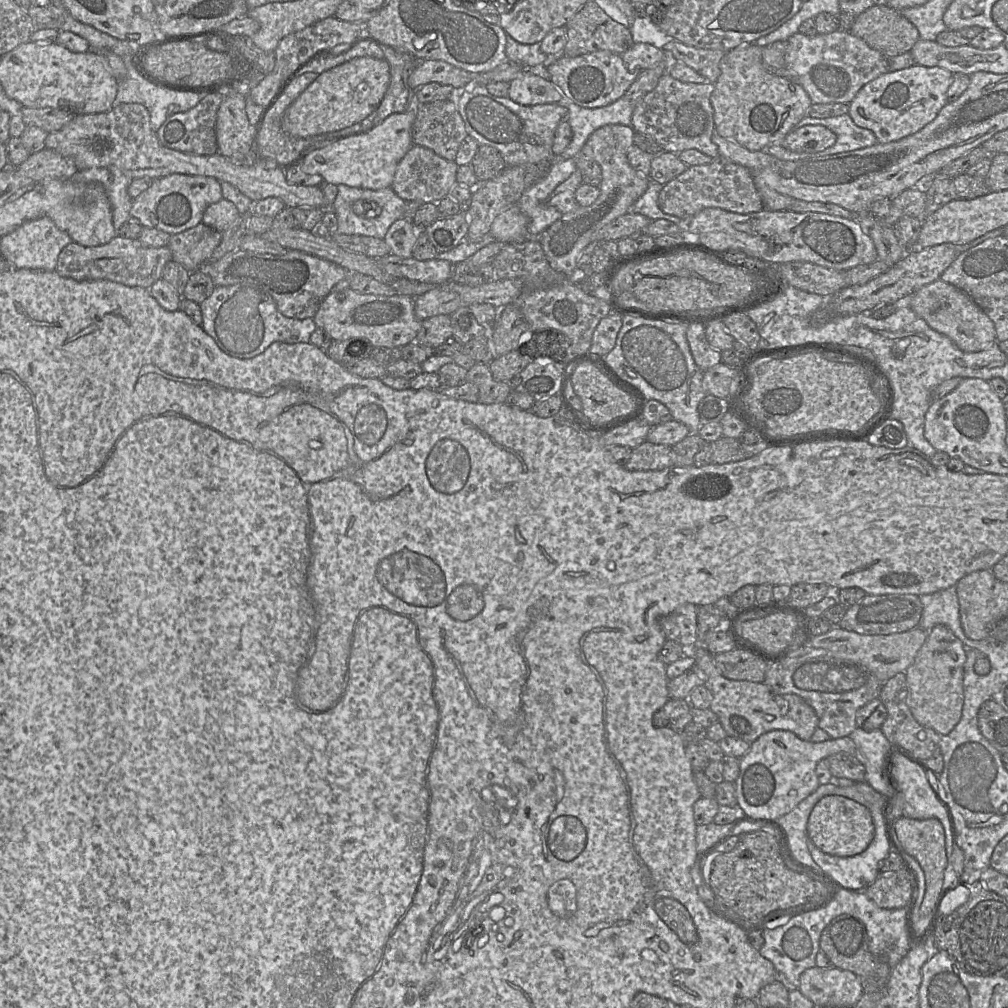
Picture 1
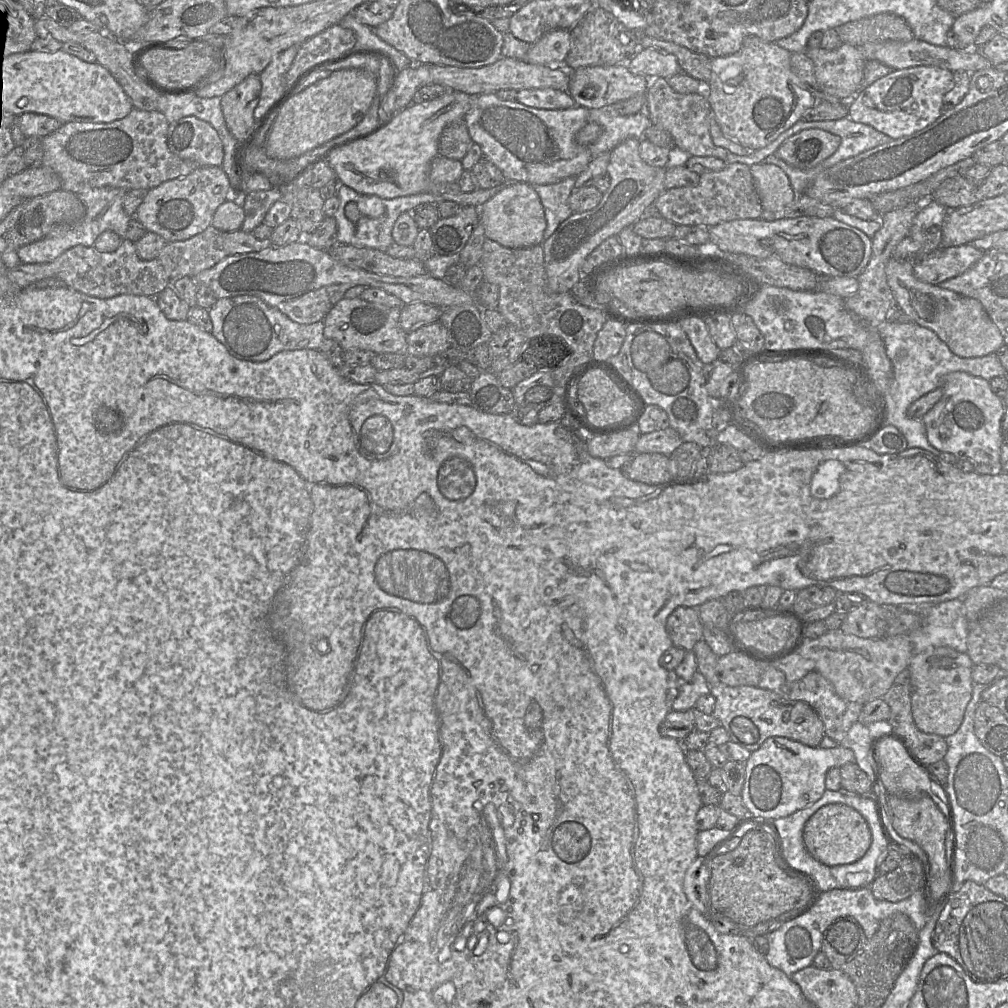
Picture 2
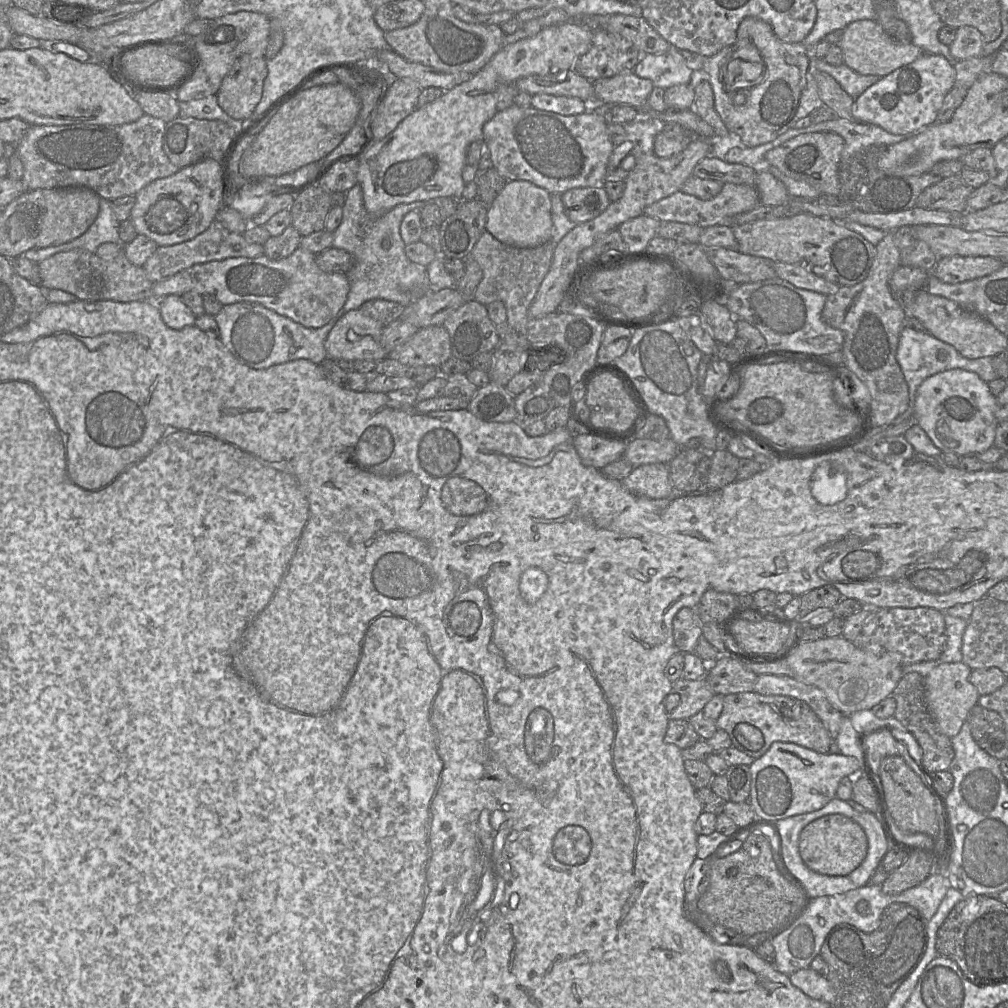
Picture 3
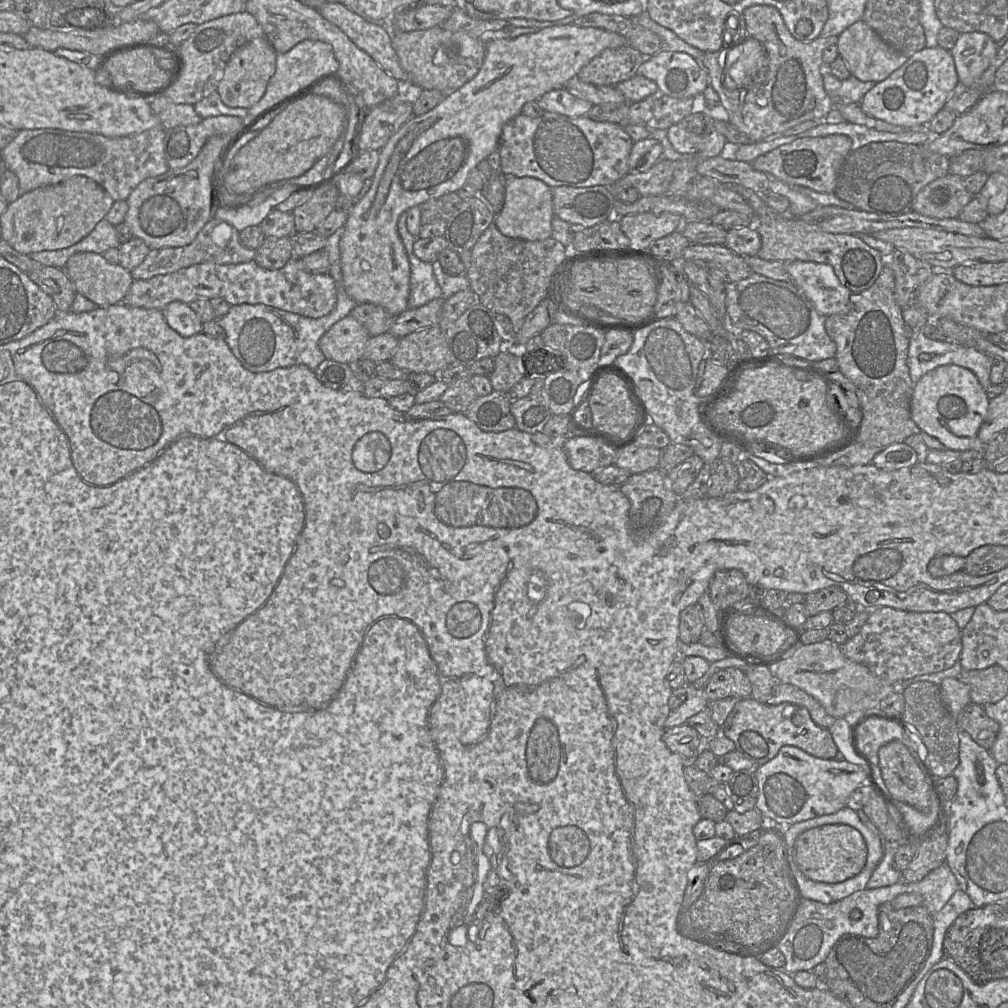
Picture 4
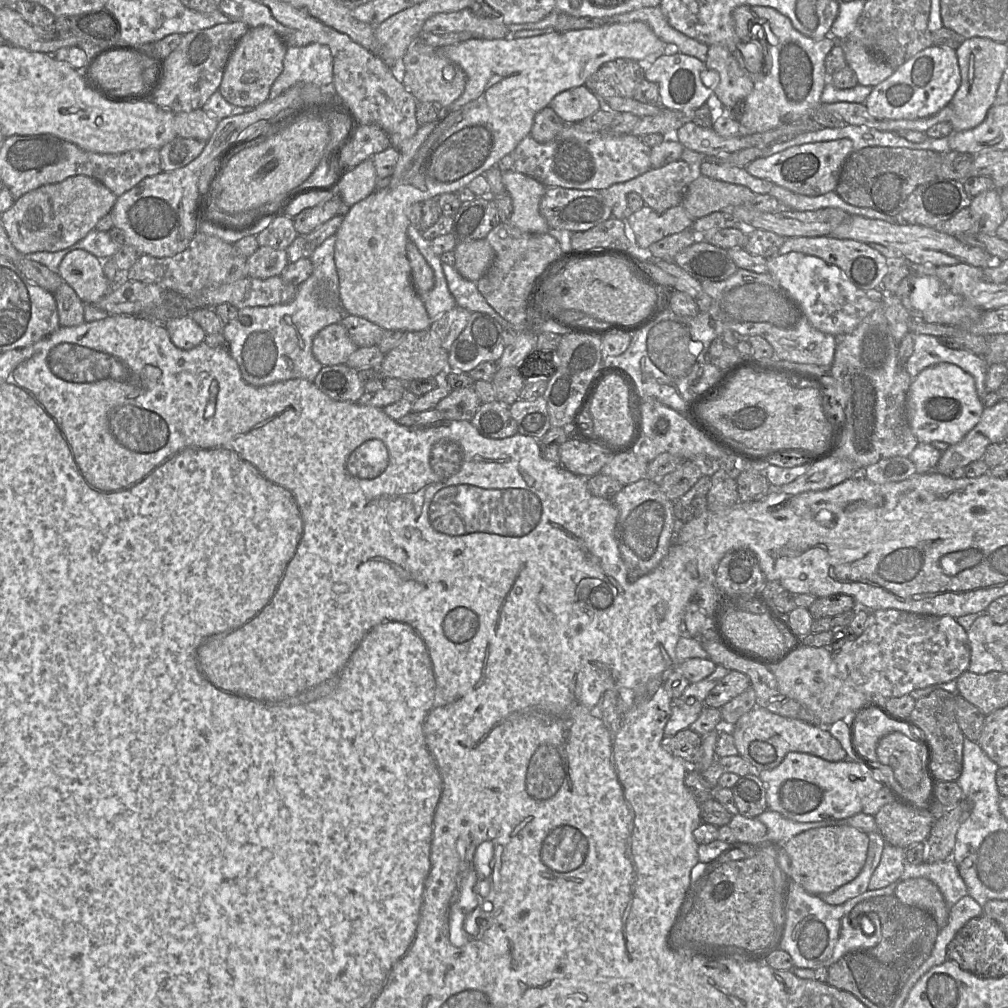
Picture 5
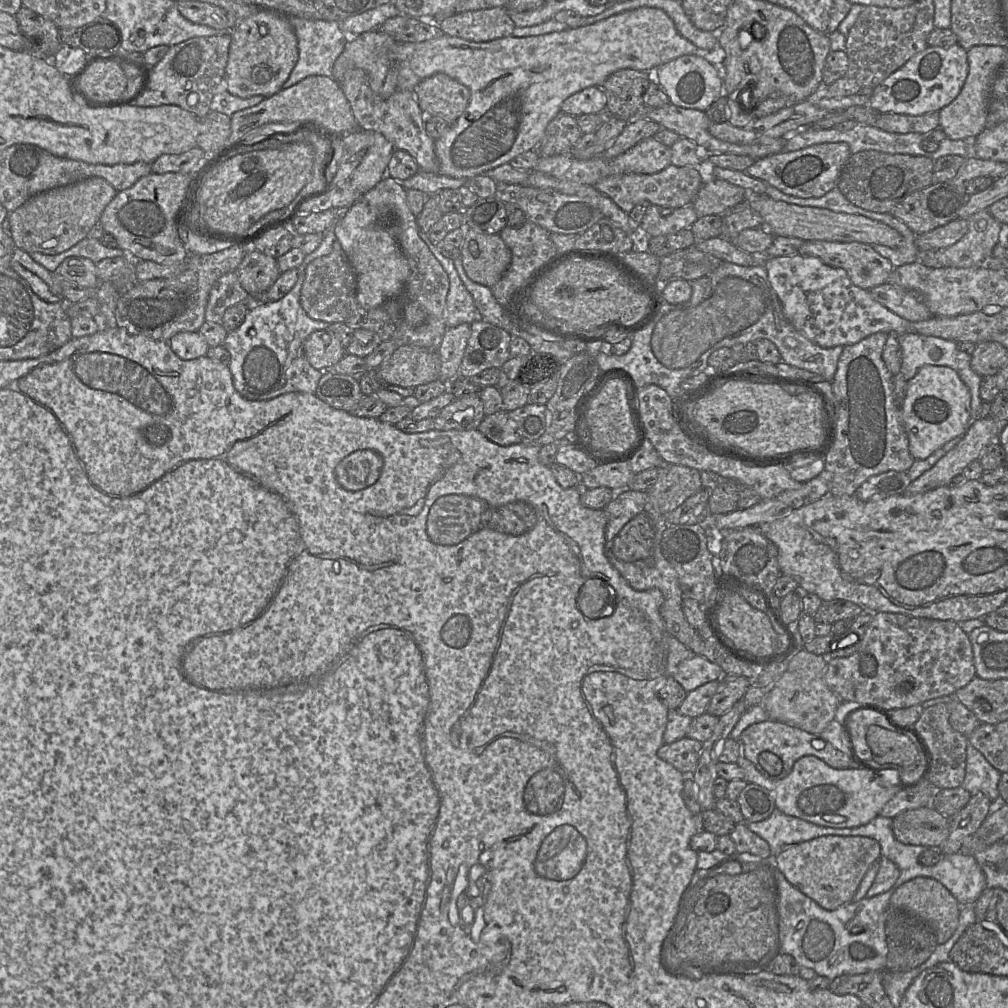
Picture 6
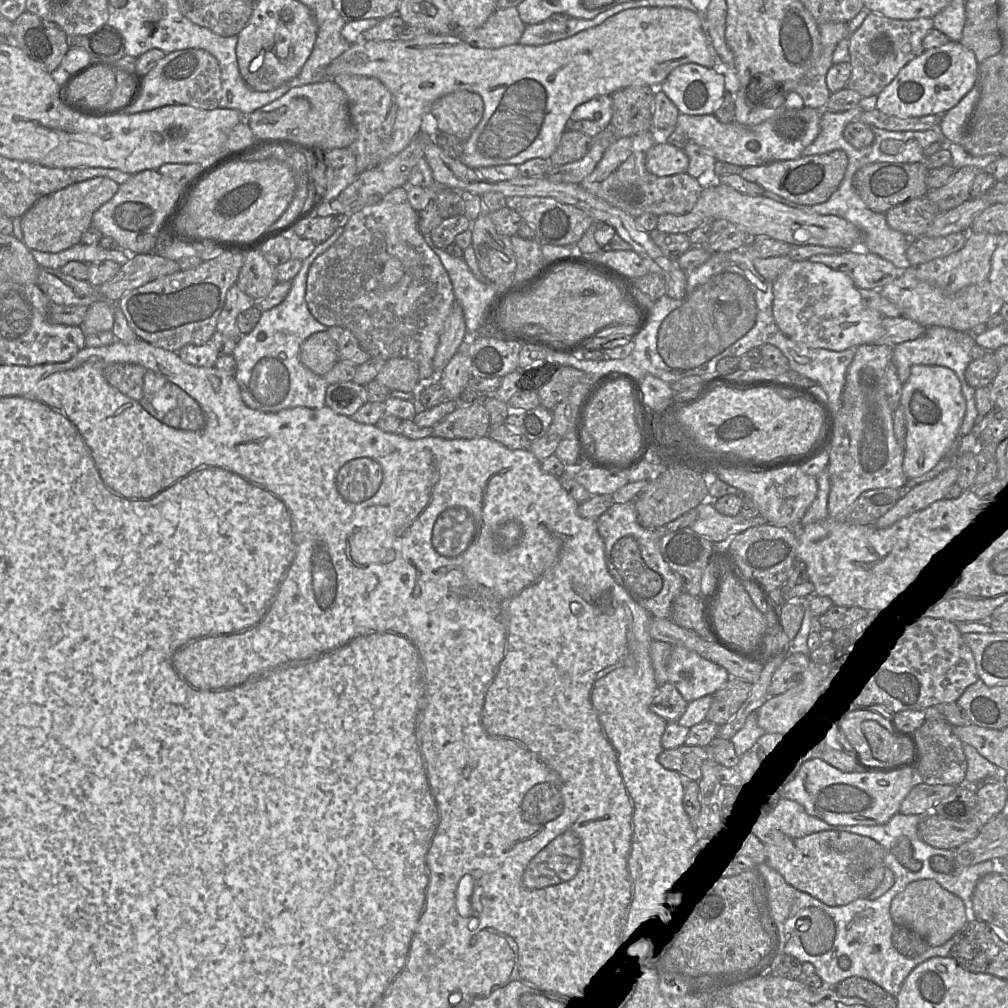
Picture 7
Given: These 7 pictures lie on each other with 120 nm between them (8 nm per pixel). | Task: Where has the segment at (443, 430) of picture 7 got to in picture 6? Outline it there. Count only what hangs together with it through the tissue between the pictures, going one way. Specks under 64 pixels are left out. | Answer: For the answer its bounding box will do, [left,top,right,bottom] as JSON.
[435,394,485,430]

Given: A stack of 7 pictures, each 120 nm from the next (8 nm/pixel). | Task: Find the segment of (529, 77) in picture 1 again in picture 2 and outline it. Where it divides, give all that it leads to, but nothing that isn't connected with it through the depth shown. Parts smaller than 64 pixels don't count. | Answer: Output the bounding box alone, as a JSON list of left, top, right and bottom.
[516,88,576,110]

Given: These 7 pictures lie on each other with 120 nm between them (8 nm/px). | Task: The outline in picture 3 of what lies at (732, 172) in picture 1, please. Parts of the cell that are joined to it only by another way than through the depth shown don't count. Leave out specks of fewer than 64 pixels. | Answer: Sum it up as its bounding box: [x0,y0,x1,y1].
[643,183,760,228]

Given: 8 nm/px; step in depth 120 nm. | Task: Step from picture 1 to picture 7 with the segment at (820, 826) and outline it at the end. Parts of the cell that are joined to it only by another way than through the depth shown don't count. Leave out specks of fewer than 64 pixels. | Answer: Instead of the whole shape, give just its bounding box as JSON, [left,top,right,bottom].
[766,831,886,906]

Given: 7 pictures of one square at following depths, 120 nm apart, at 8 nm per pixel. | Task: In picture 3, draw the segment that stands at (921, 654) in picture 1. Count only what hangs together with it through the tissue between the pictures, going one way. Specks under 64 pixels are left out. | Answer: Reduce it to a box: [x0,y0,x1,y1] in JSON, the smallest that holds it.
[925,662,979,738]

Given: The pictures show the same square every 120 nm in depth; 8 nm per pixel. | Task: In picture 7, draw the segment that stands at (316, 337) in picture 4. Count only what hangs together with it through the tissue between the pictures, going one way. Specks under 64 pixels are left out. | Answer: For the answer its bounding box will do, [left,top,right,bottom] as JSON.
[232,227,345,413]

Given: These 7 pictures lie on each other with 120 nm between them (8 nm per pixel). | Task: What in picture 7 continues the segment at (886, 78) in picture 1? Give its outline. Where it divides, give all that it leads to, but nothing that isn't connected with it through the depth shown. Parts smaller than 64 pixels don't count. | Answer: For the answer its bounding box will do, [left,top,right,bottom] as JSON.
[876,41,979,118]

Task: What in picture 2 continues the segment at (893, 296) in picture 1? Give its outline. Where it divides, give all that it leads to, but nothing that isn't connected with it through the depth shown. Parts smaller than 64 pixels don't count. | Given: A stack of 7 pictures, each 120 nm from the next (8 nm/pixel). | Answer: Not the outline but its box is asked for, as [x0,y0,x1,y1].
[913,243,983,285]

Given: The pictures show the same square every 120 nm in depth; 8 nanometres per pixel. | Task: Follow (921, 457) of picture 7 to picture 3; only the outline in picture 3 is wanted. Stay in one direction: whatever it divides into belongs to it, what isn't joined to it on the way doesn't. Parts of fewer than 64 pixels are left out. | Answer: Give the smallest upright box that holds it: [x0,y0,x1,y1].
[913,369,998,457]

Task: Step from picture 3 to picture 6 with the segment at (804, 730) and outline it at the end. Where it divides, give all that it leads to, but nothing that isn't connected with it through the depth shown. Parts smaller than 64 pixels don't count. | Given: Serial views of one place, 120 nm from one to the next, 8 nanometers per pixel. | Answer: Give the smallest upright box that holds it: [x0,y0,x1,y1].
[739,719,853,781]

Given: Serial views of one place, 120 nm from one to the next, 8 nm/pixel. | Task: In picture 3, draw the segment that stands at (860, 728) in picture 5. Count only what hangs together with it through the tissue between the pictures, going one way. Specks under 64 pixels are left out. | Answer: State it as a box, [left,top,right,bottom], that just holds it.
[862,725,937,796]

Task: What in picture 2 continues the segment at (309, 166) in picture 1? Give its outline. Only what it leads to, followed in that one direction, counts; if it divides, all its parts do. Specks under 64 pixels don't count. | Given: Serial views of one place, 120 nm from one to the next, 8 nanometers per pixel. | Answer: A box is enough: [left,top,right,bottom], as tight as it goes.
[324,90,472,199]

